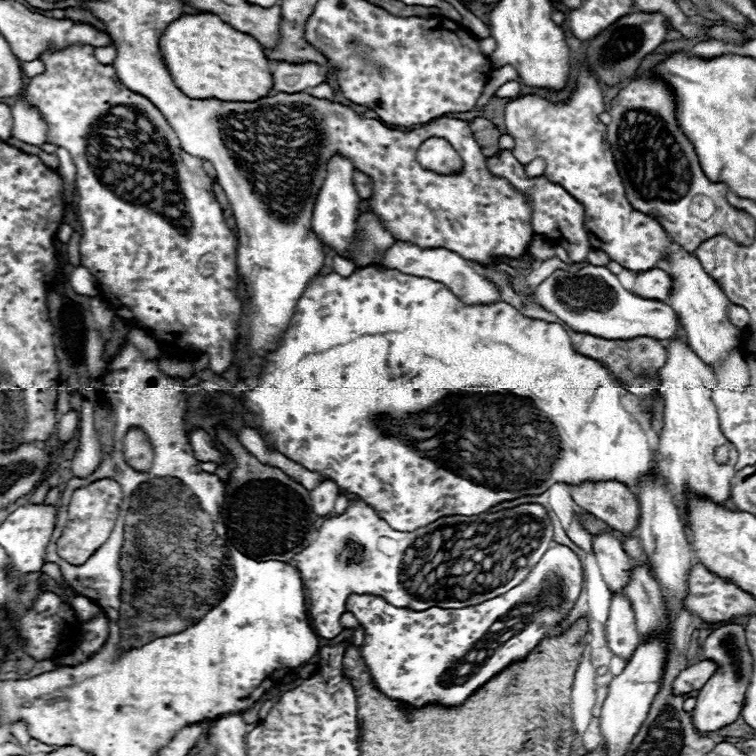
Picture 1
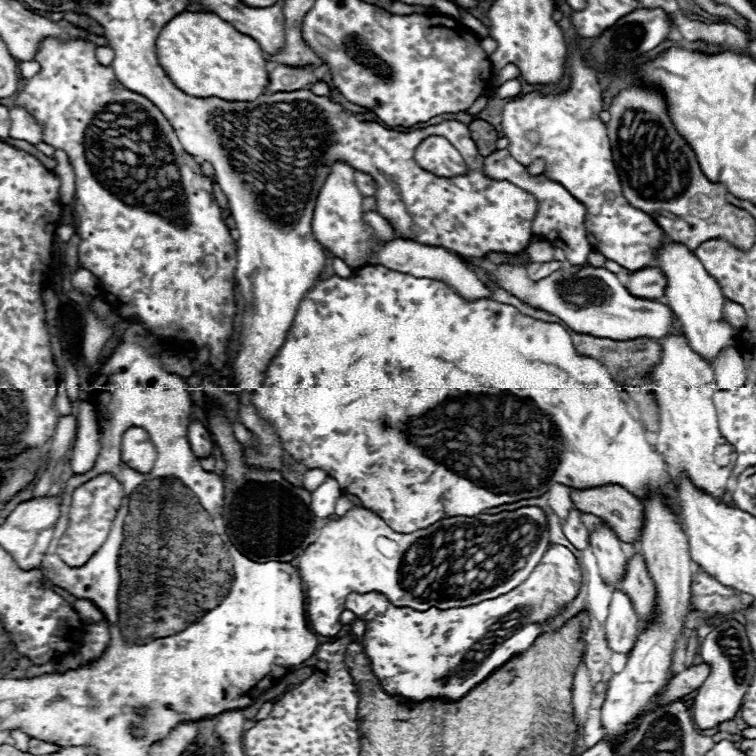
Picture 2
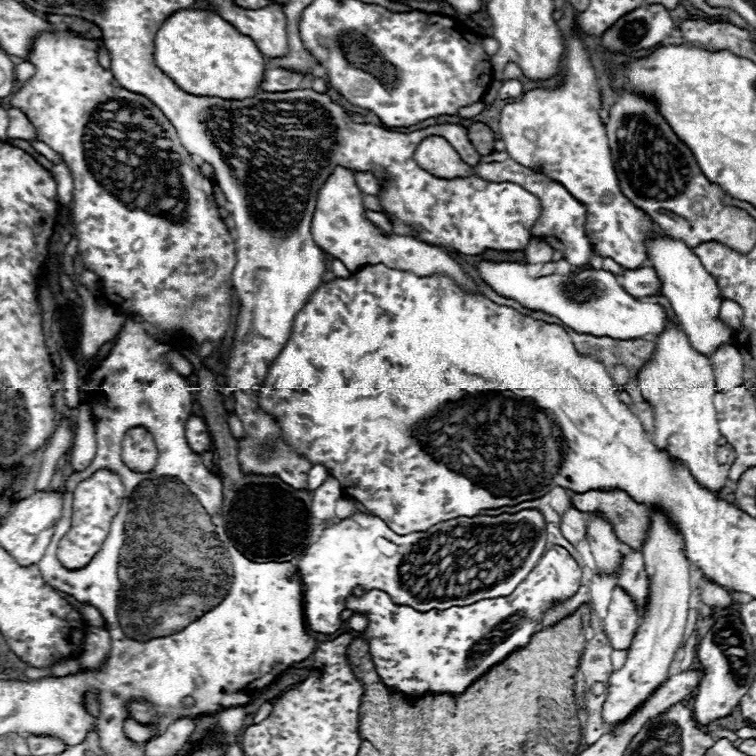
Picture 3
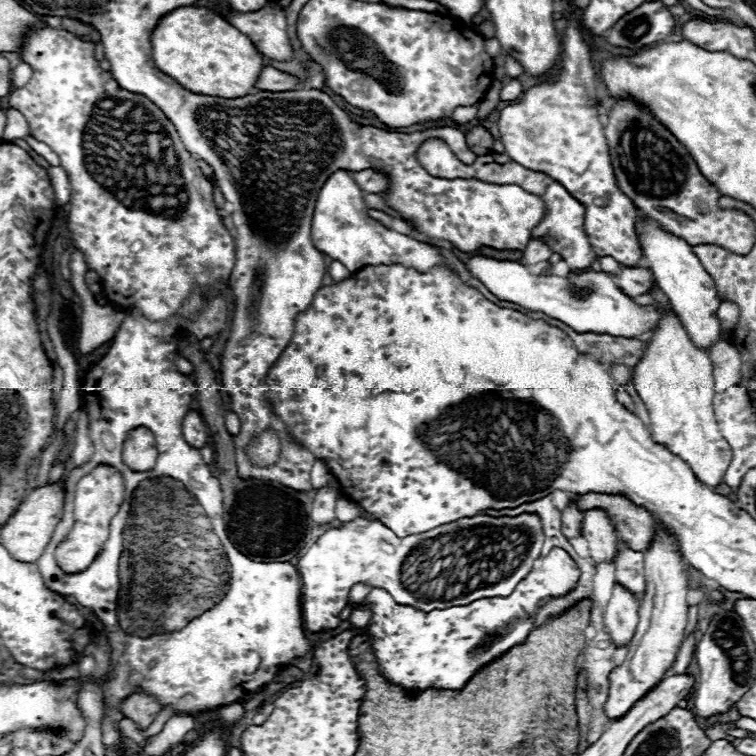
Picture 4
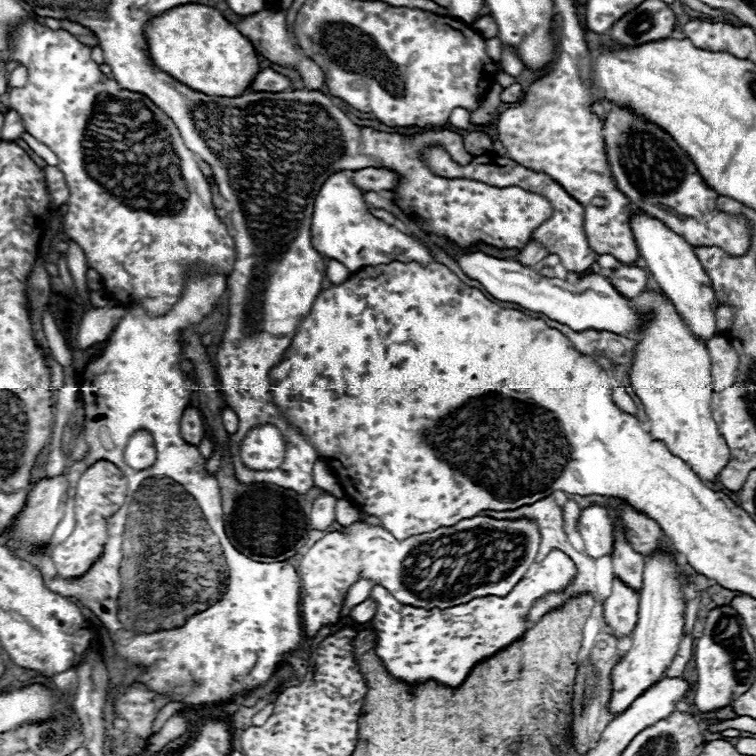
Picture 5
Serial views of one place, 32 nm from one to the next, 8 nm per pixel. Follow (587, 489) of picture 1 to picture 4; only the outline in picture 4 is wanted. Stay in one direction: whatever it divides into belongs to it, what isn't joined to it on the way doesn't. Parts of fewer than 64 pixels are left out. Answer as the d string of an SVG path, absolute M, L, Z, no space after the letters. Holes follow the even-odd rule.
M584 494L576 504L580 510L604 508L618 536L636 552L646 552L656 538L656 520L644 508L634 506L620 494Z

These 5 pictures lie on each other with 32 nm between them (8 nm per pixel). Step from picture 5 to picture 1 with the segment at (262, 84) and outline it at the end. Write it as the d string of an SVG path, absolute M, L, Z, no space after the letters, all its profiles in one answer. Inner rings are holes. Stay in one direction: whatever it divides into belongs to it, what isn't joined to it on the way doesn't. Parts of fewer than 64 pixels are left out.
M276 64L272 70L272 90L274 92L300 92L310 90L320 82L326 82L326 76L320 74L320 66L306 64Z

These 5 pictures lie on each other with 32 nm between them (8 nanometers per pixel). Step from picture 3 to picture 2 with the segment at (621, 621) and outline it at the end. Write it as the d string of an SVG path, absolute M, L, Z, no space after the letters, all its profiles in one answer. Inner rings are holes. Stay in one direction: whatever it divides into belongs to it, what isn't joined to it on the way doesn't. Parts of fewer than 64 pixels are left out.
M614 590L604 630L608 644L614 652L628 654L632 650L638 636L638 616L632 600L622 590Z

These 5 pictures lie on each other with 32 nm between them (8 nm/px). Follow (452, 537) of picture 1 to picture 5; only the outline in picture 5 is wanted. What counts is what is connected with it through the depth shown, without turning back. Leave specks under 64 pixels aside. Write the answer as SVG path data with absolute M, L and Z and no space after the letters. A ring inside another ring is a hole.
M476 516L456 526L416 534L404 542L392 538L384 528L354 522L342 534L328 532L300 560L302 630L306 638L314 638L322 626L336 624L348 588L360 572L382 584L398 602L430 610L432 606L456 606L484 594L508 594L528 572L538 546L538 526L528 520Z

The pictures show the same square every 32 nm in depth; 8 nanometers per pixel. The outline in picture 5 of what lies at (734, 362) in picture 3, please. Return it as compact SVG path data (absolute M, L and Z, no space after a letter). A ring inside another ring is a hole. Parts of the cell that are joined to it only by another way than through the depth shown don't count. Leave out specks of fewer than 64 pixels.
M714 336L706 342L710 352L710 364L712 364L712 382L716 390L724 390L736 382L736 366L738 358L732 350L730 342L724 336Z

